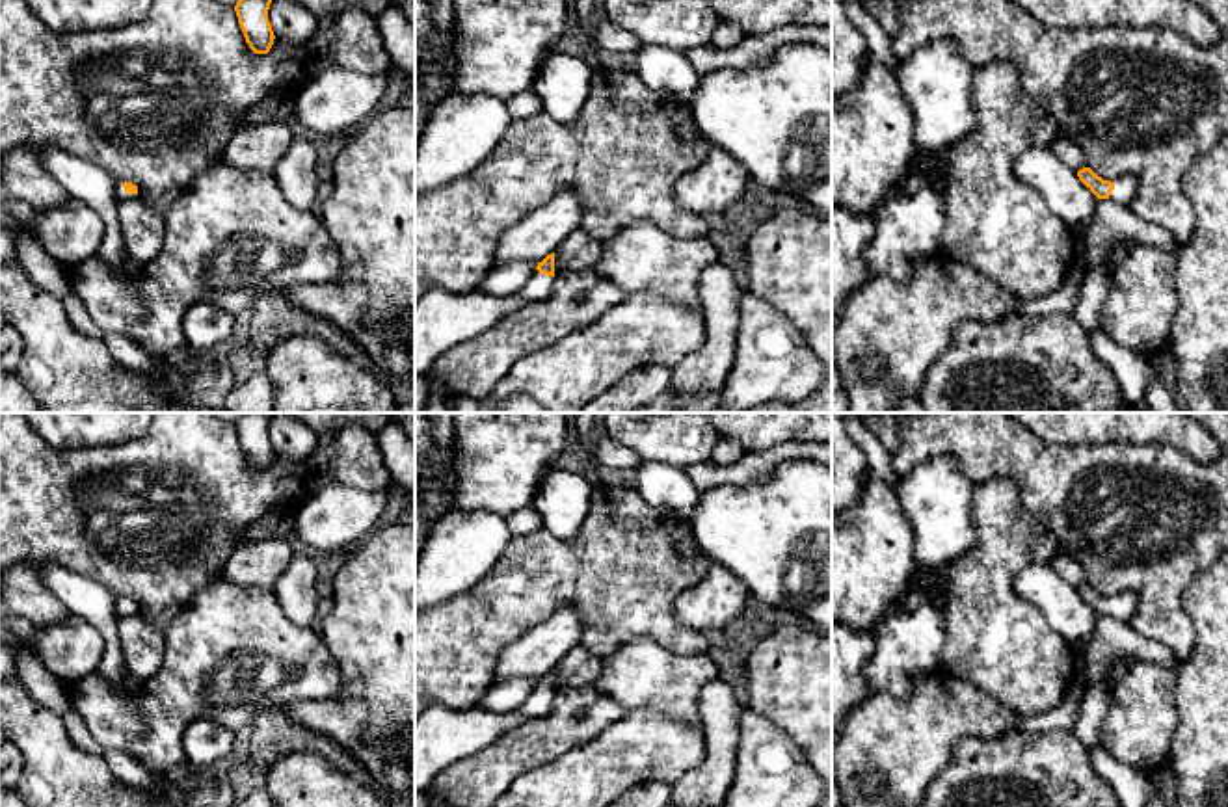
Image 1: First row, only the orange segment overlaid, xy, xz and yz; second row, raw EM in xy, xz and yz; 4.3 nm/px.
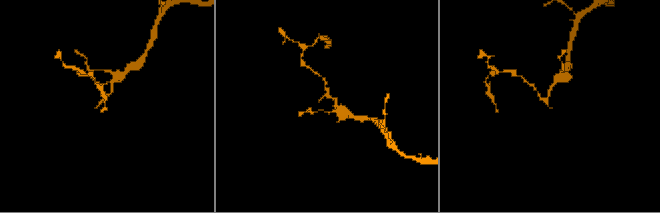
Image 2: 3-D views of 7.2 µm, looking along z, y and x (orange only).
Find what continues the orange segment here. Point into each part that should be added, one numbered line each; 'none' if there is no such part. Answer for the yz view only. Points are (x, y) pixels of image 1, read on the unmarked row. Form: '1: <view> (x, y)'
1: yz (1124, 607)

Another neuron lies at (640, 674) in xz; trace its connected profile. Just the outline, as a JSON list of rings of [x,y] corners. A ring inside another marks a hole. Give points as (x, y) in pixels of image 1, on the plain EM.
[[[636,638],[603,658],[594,688],[627,712],[651,707],[661,714],[701,725],[700,694],[720,669],[707,655],[675,655],[651,638]]]

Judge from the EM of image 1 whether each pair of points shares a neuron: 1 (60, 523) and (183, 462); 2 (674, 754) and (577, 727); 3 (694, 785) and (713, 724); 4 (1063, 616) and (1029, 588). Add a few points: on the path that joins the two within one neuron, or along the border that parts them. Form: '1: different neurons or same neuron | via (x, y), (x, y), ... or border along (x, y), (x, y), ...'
1: same neuron | via (90, 506), (136, 506), (153, 491)
2: different neurons | border along (627, 713), (596, 739), (562, 754)
3: same neuron | via (709, 770), (715, 765), (715, 739)
4: same neuron | via (1055, 608), (1037, 590)

